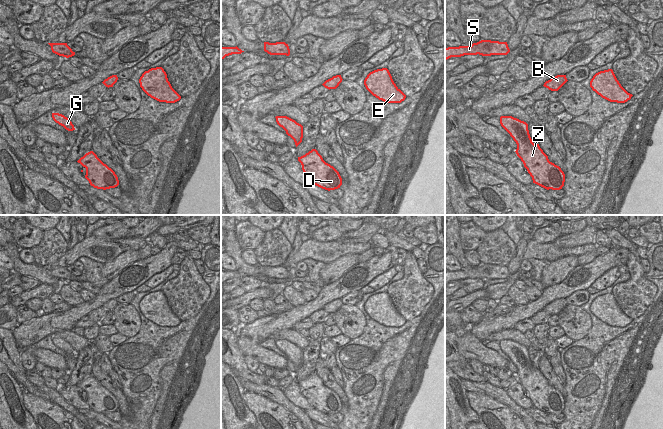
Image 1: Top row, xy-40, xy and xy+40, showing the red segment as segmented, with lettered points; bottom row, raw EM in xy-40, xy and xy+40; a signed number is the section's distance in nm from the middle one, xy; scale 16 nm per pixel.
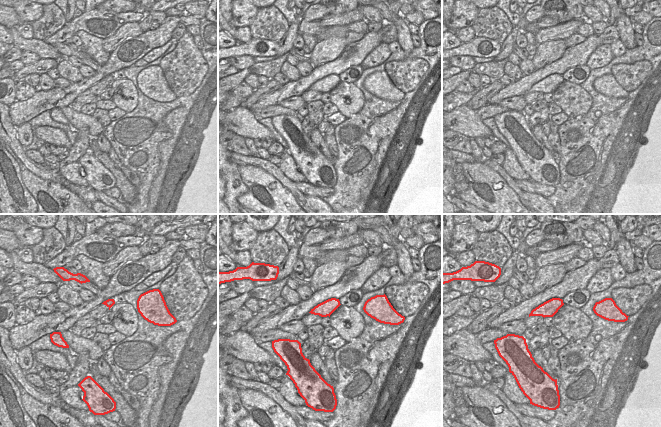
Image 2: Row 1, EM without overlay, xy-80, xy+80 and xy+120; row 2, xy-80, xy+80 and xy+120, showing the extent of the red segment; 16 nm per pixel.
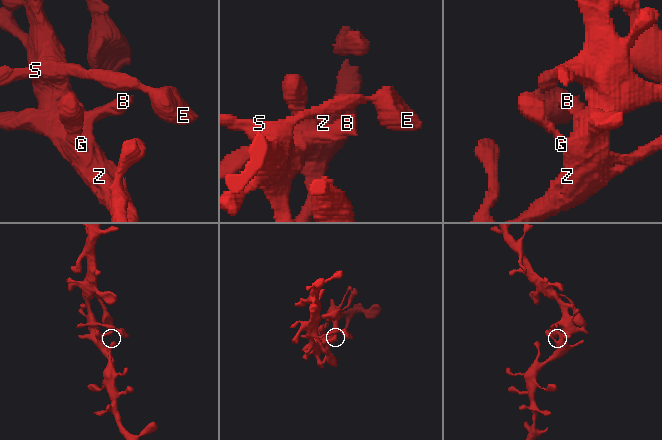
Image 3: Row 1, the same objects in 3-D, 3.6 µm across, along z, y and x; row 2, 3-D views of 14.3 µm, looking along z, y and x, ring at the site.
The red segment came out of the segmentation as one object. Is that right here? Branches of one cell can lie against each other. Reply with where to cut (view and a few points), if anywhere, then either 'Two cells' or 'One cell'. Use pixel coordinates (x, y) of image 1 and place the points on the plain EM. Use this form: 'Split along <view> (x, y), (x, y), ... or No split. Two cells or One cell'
No split. One cell.

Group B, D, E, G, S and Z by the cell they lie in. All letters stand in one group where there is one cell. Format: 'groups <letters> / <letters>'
groups B D E G S Z

